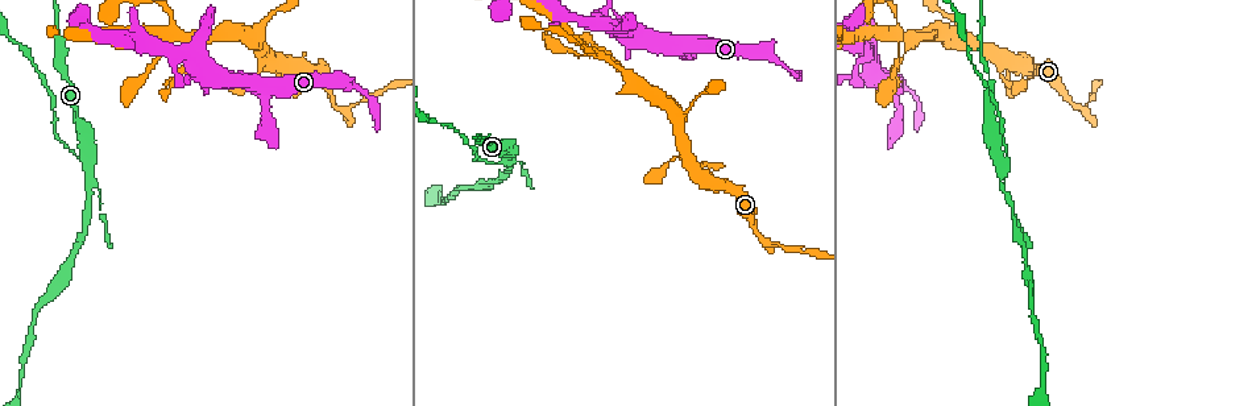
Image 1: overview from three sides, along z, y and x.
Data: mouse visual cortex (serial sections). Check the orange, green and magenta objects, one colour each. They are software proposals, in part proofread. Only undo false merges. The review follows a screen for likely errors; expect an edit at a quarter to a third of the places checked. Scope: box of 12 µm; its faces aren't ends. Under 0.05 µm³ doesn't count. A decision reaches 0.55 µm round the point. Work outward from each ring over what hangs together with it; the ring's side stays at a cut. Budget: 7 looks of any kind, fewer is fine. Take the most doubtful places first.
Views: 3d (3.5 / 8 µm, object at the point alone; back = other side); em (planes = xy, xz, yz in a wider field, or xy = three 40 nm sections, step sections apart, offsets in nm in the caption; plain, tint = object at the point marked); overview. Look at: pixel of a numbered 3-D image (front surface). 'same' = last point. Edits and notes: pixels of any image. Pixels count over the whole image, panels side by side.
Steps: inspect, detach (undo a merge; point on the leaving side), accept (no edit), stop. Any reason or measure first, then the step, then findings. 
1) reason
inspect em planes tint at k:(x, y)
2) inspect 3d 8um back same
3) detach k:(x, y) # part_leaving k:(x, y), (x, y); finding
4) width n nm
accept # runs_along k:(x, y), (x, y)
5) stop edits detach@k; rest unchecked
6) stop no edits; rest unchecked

thin arm on a thick one
inspect 3d 8um at 1:(999, 162)

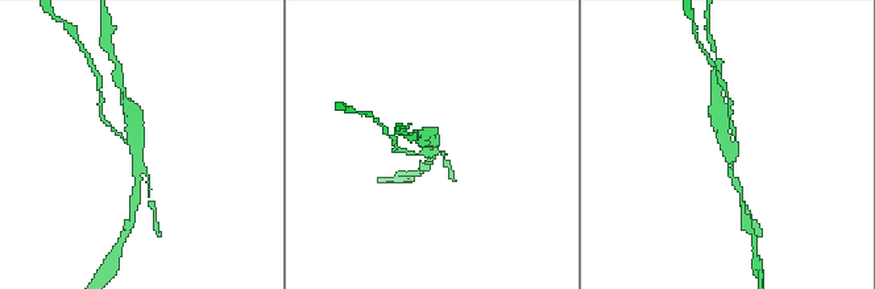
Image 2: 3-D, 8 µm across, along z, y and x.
inspect 3d 3.5um at 2:(430, 145)

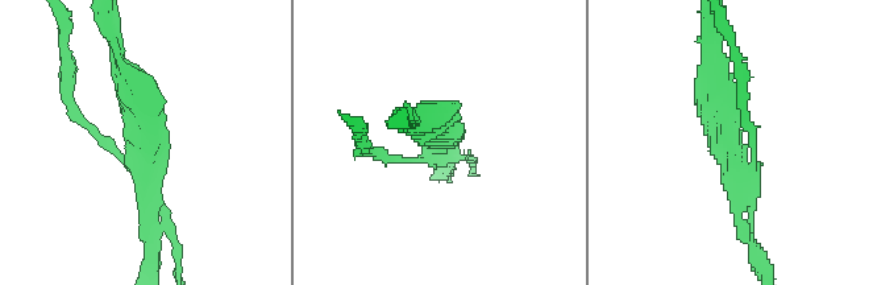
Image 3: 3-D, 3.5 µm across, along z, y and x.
arms 3; arm_widths 150, 150, 350 nm
inspect em xy step 1 tint at 3:(147, 164)

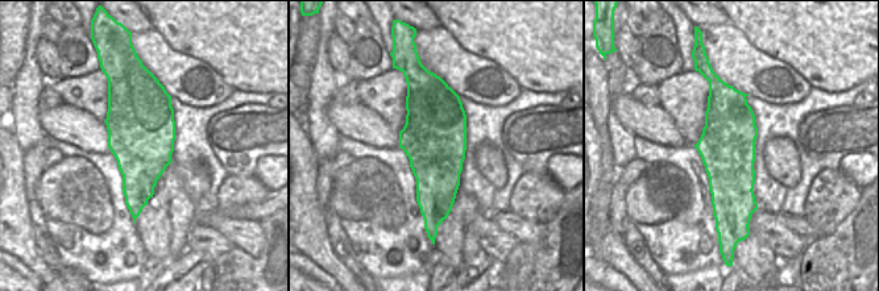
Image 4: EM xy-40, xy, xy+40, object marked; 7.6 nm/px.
detach 3:(92, 129) # part_leaving 3:(120, 161), (67, 108), (67, 63); two cells meet here

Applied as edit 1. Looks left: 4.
redraw
inspect overview

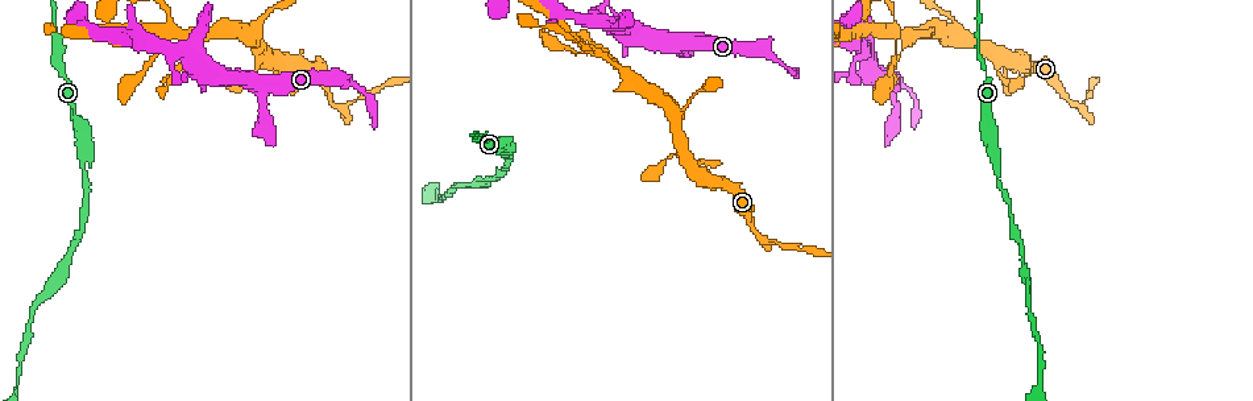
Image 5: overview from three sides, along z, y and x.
four or more arms meet
inspect 3d 3.5um back at 5:(594, 52)

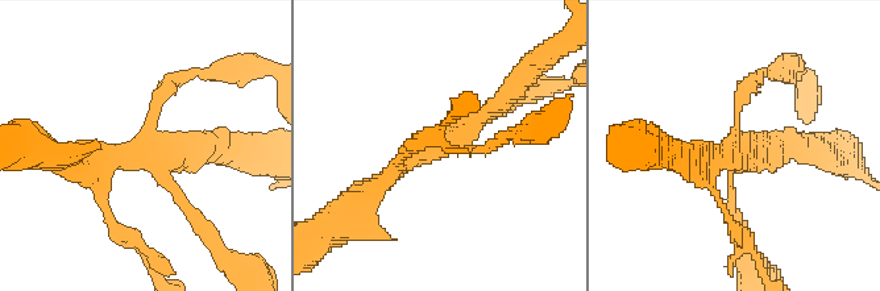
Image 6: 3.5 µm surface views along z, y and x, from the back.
inspect em xy step 1 tint at 6:(730, 155)

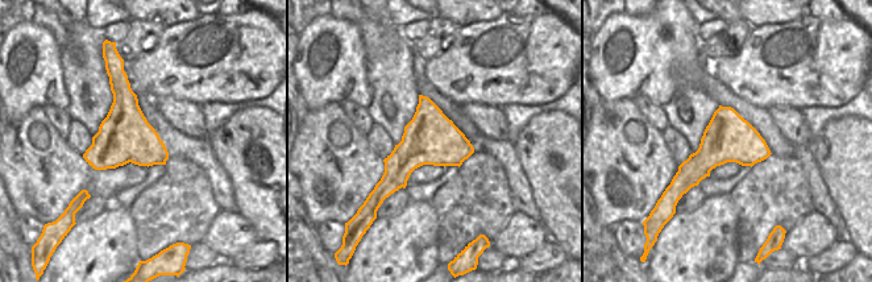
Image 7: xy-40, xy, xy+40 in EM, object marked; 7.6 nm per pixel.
arm_widths 150, 150, 250, 250 nm
accept # runs_along 6:(361, 199), (506, 99); all the same cell

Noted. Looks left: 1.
stop edits detach@3; rest unchecked

